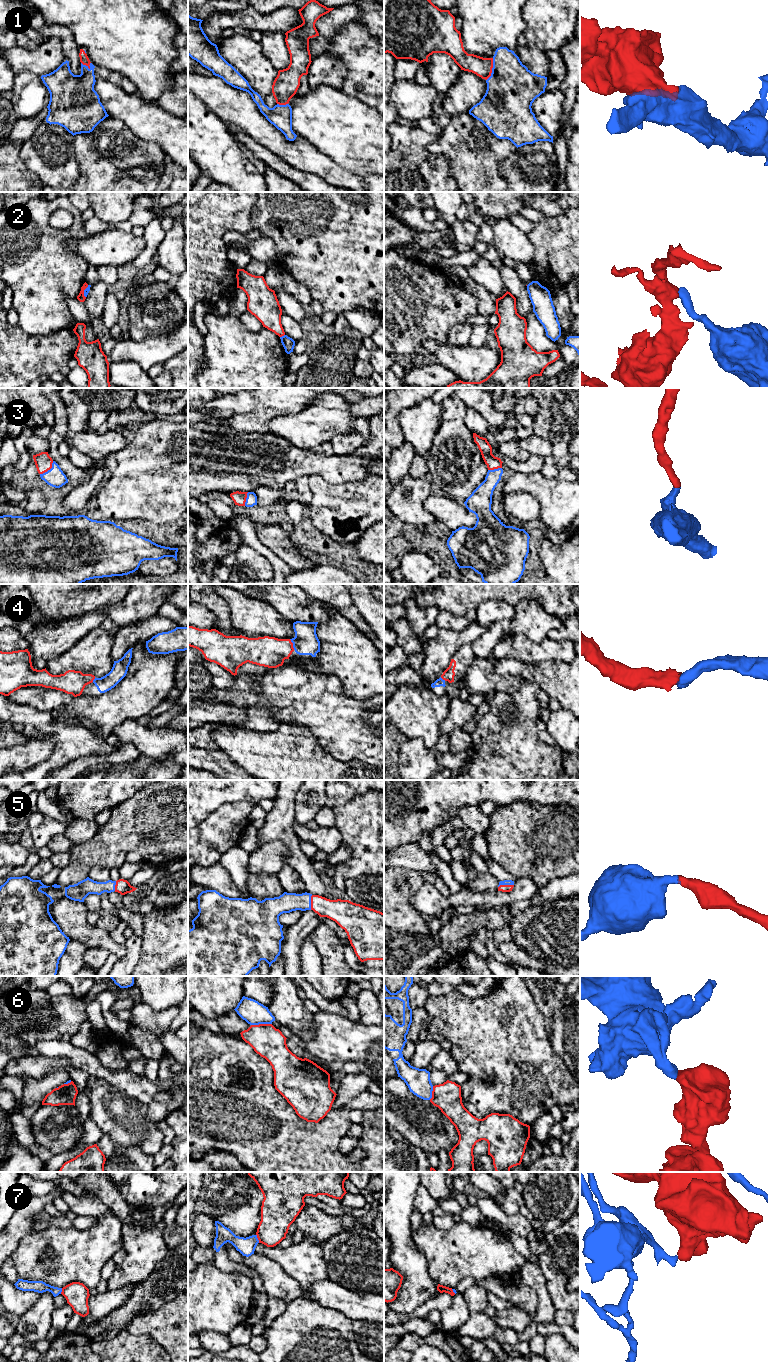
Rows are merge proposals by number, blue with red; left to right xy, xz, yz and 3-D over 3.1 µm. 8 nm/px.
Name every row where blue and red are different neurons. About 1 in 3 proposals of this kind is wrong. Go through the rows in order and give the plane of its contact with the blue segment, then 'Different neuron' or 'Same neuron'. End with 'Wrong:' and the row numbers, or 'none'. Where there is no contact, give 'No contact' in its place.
1: Touches blue in yz. Same neuron
2: Touches blue in xz. Different neuron
3: Touches blue in xy. Same neuron
4: Touches blue in xz. Same neuron
5: Touches blue in yz. Same neuron
6: Touches blue in xz. Different neuron
7: Touches blue in xz. Different neuron
Wrong: 2, 6, 7

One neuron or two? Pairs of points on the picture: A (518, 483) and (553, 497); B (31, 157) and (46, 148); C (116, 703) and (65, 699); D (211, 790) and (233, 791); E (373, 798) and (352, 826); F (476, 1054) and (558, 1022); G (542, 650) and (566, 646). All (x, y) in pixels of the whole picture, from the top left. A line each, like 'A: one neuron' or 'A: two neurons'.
A: one neuron
B: one neuron
C: two neurons
D: one neuron
E: one neuron
F: two neurons
G: one neuron

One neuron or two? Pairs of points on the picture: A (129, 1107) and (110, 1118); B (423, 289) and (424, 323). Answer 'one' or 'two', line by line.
A: one
B: one

